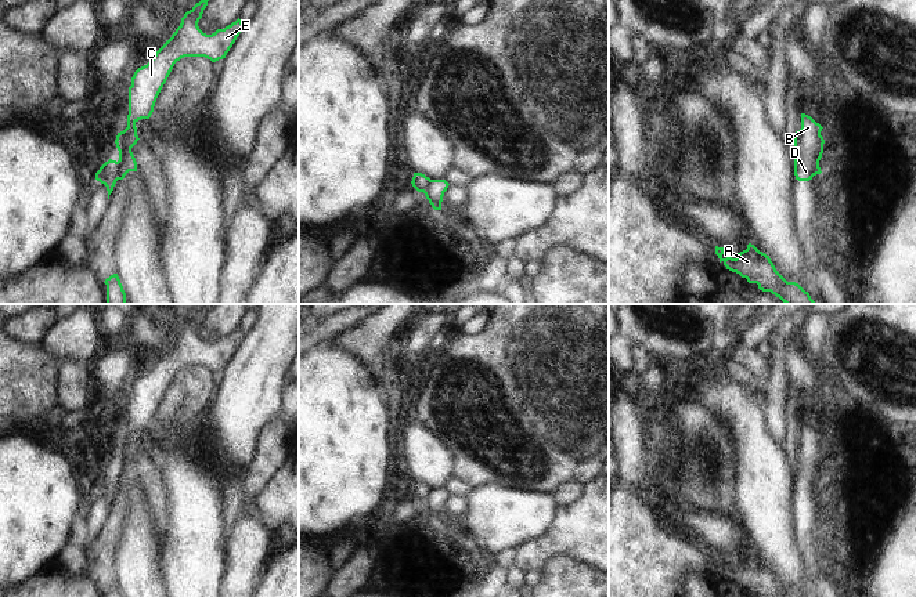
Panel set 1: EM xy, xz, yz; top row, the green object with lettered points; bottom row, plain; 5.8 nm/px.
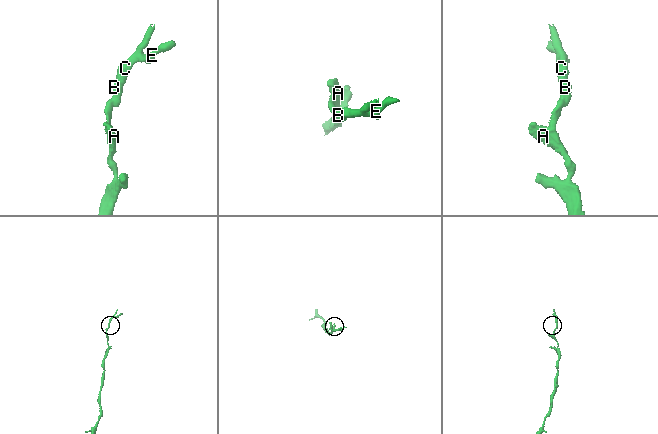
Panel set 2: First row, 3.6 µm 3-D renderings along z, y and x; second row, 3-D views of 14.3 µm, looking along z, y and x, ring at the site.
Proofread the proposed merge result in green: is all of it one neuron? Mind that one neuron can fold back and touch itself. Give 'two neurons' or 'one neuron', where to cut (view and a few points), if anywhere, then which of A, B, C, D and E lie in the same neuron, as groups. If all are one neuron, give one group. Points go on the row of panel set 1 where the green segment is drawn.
two neurons; cut in xy along (118, 160), (116, 178); A / B C D E

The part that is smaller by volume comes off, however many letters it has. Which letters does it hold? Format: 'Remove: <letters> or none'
Remove: B, C, D, E

